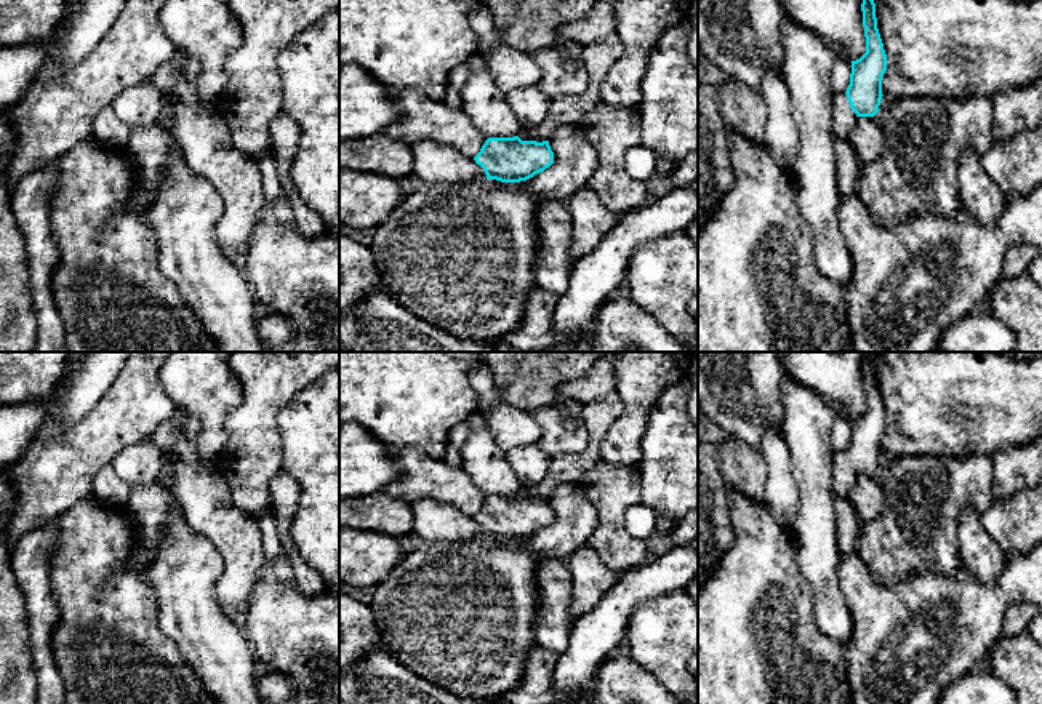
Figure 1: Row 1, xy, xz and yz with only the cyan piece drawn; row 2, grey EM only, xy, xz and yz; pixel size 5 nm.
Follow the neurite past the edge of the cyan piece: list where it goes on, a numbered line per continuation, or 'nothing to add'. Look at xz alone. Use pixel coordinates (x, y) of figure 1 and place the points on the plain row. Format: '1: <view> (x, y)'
nothing to add

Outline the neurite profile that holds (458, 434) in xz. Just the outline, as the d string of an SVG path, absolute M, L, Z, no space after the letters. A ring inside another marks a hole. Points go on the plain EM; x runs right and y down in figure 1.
M466 422L456 424L448 434L448 445L461 450L471 434L471 427Z

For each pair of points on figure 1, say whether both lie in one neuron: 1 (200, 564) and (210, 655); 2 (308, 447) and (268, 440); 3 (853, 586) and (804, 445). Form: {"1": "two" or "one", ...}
{"1": "one", "2": "two", "3": "two"}

